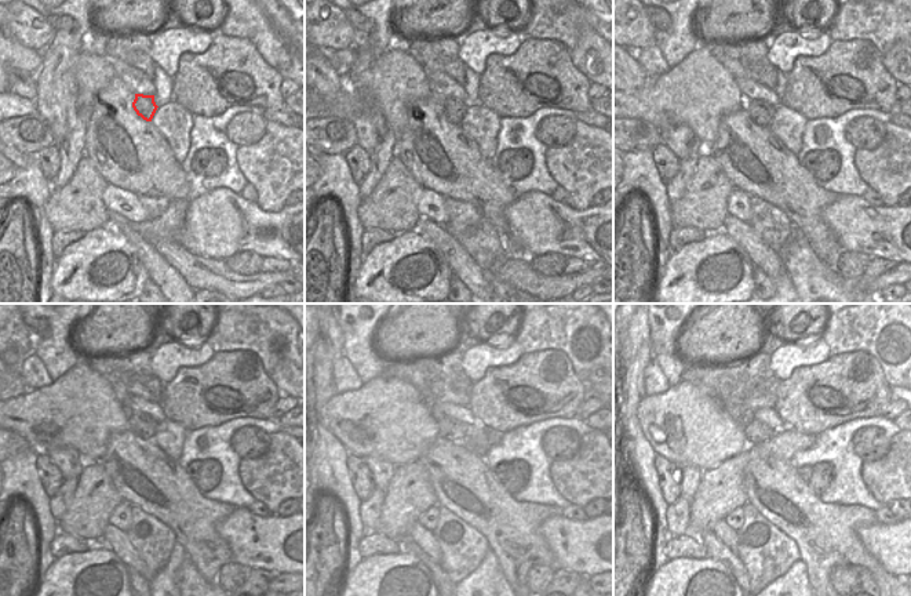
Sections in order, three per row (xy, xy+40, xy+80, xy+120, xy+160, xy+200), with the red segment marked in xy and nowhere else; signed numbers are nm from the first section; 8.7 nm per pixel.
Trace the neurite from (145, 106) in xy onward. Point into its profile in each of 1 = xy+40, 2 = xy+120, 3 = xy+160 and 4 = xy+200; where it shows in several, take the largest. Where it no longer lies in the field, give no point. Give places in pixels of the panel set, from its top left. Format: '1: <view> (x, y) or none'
1: xy+40 (454, 109)
2: xy+120 (141, 424)
3: xy+160 (451, 429)
4: xy+200 (755, 432)

